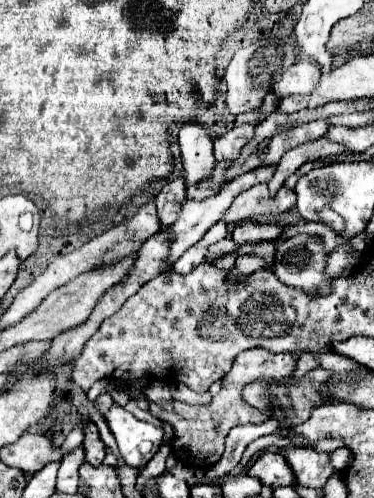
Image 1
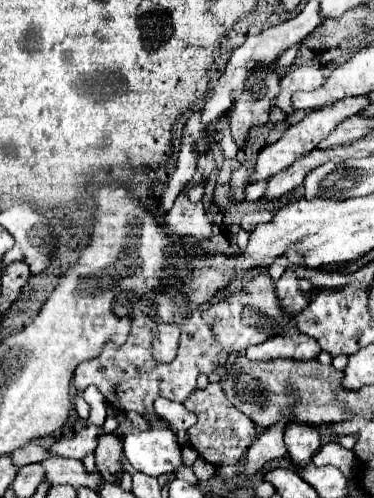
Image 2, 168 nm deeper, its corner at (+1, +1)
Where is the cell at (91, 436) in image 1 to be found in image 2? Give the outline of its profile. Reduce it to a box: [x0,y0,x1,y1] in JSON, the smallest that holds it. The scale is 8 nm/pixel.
[94,434,122,482]

